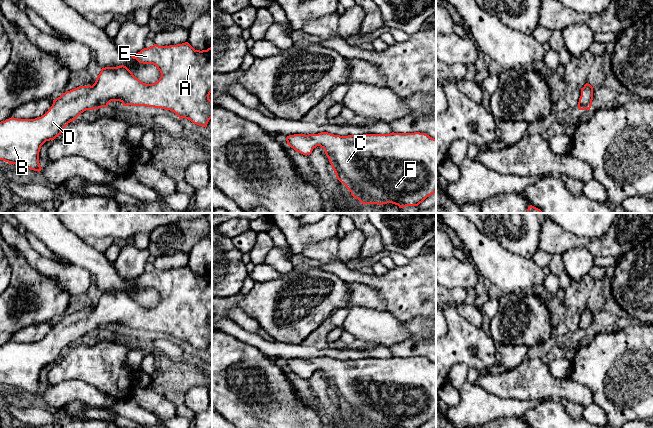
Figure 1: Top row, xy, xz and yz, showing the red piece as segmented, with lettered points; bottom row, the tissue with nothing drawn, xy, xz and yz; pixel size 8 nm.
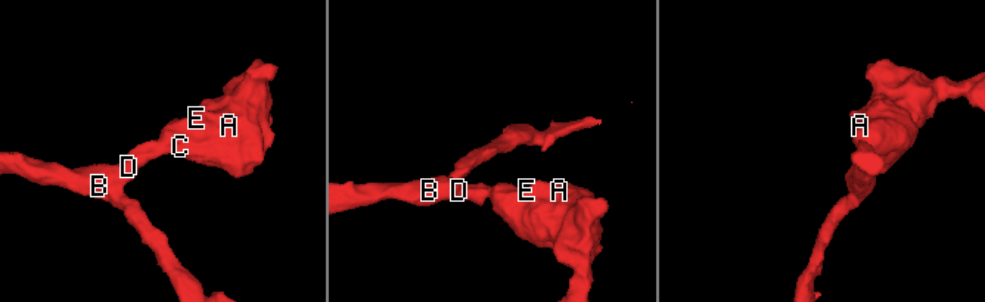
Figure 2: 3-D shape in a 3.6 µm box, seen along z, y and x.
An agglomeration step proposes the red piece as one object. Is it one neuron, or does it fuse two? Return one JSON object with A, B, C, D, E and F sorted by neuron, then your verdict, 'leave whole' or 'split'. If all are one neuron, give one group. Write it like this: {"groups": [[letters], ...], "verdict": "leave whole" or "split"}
{"groups": [["A", "B", "C", "D", "E", "F"]], "verdict": "leave whole"}

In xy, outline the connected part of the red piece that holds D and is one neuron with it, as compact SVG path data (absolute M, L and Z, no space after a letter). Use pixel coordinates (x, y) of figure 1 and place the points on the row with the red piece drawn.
M188 42L159 46L154 44L151 47L144 48L140 52L131 56L139 63L153 64L161 73L159 80L152 84L146 84L136 78L133 73L124 65L117 67L105 67L101 69L95 83L91 86L79 86L70 91L66 91L60 97L53 100L49 110L35 119L18 119L11 117L0 122L0 160L15 164L20 168L26 168L34 171L41 171L39 163L39 152L41 146L50 140L54 140L61 135L63 129L84 111L107 107L111 101L120 101L123 106L146 106L161 108L174 112L179 119L185 118L192 123L207 127L209 120L212 118L212 101L209 95L212 92L212 47L207 50L195 50Z

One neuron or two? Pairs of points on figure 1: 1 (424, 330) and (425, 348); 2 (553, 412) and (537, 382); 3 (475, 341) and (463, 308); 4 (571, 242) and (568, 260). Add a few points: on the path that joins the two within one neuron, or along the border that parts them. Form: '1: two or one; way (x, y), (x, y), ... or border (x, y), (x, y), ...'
1: two; border (425, 338), (408, 340)
2: two; border (552, 398), (540, 400)
3: two; border (453, 306), (463, 317), (480, 328)
4: two; border (592, 253), (585, 248), (573, 247), (562, 255)

